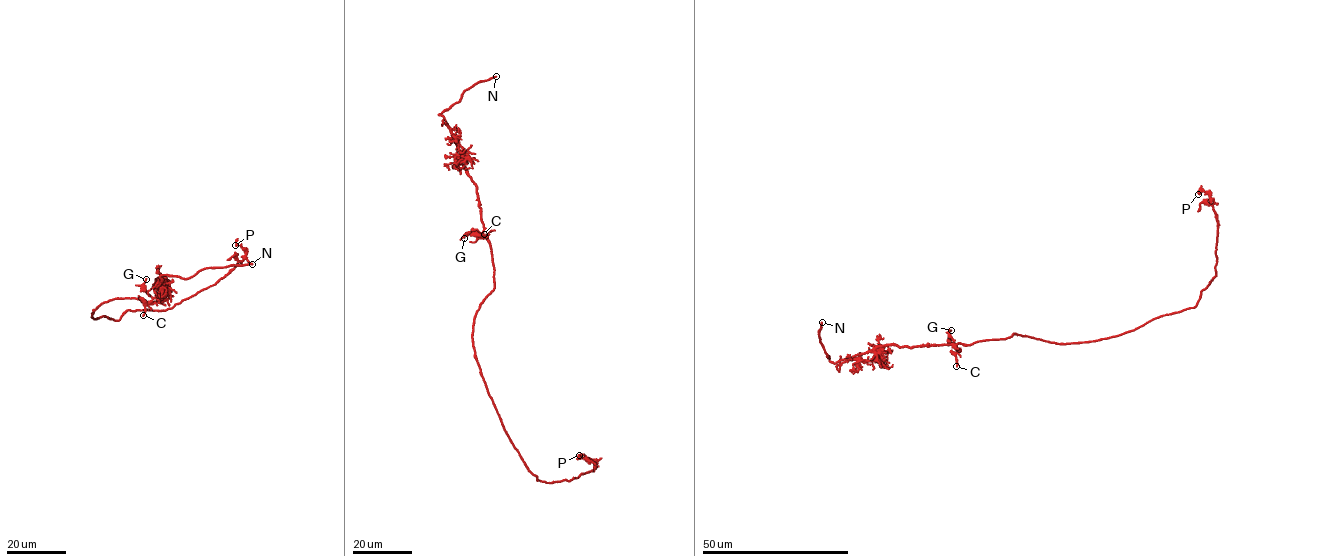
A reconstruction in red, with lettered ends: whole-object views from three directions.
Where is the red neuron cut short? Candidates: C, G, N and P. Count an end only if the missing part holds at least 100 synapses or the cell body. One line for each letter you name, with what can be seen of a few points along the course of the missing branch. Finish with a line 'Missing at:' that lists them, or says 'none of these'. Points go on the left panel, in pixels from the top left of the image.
N: course (252, 264), (279, 264)
Missing at: N

